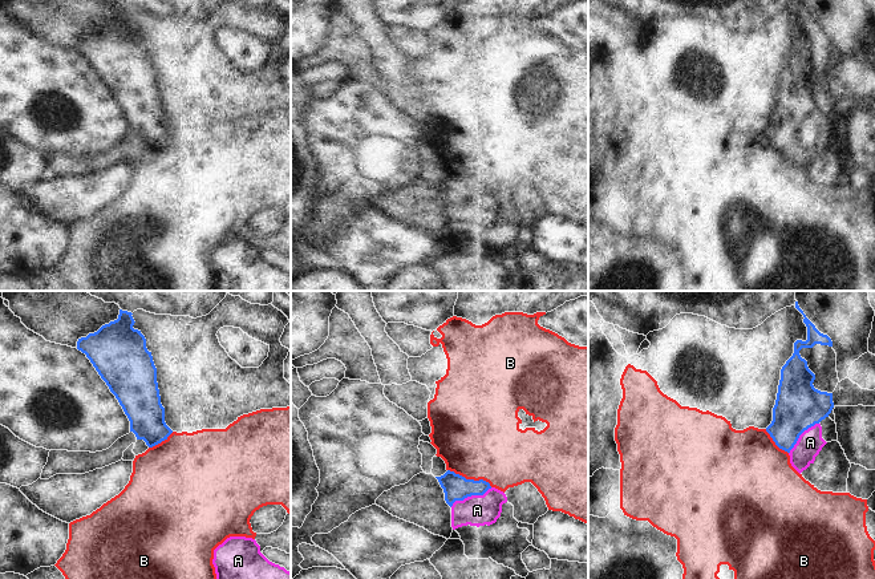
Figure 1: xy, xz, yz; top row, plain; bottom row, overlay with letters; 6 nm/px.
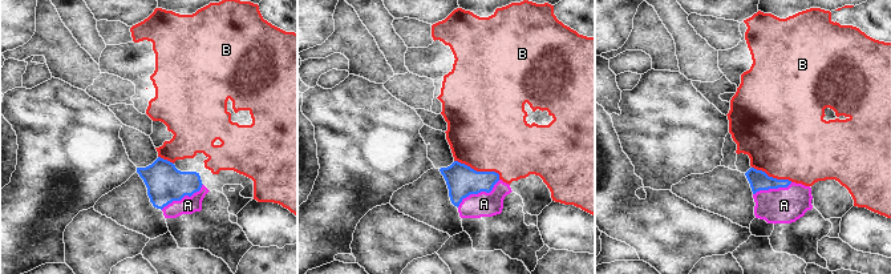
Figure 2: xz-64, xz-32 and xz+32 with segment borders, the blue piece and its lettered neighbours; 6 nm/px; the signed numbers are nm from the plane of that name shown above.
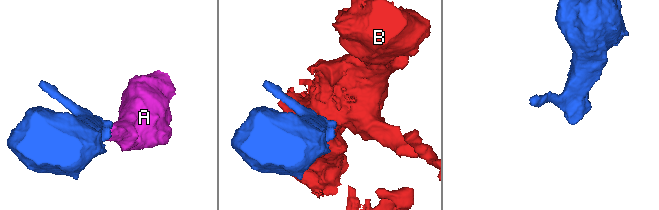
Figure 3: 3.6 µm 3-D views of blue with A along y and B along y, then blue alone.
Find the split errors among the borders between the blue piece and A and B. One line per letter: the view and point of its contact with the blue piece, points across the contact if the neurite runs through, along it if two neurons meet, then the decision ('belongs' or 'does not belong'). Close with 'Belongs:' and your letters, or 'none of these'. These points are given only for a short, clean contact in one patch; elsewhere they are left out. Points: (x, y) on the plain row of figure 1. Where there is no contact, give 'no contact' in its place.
A: meets blue in xz at (470, 198); belongs
B: meets blue in xz at (470, 182); border along xz (448, 171), (466, 181), (485, 182), (491, 189); does not belong
Belongs: A

